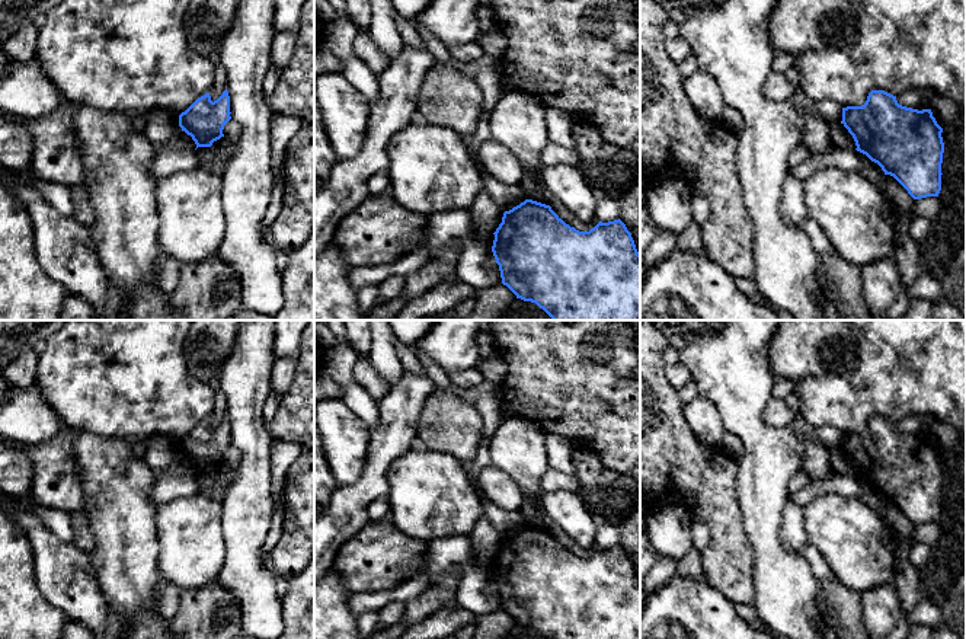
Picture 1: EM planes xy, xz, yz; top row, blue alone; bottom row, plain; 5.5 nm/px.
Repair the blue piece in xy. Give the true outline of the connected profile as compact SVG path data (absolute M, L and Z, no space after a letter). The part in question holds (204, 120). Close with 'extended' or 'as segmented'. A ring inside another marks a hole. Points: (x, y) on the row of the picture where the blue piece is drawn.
M227 89L217 100L209 93L198 98L185 112L179 115L179 127L198 147L211 147L214 141L224 137L224 125L230 116L230 96Z; as segmented

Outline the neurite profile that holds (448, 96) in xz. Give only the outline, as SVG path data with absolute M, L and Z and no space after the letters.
M435 61L418 98L419 119L471 137L482 116L483 92L468 74Z

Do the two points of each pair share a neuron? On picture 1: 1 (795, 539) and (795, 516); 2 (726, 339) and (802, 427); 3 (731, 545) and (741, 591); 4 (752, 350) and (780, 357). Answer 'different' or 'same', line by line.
1: same
2: different
3: same
4: different

